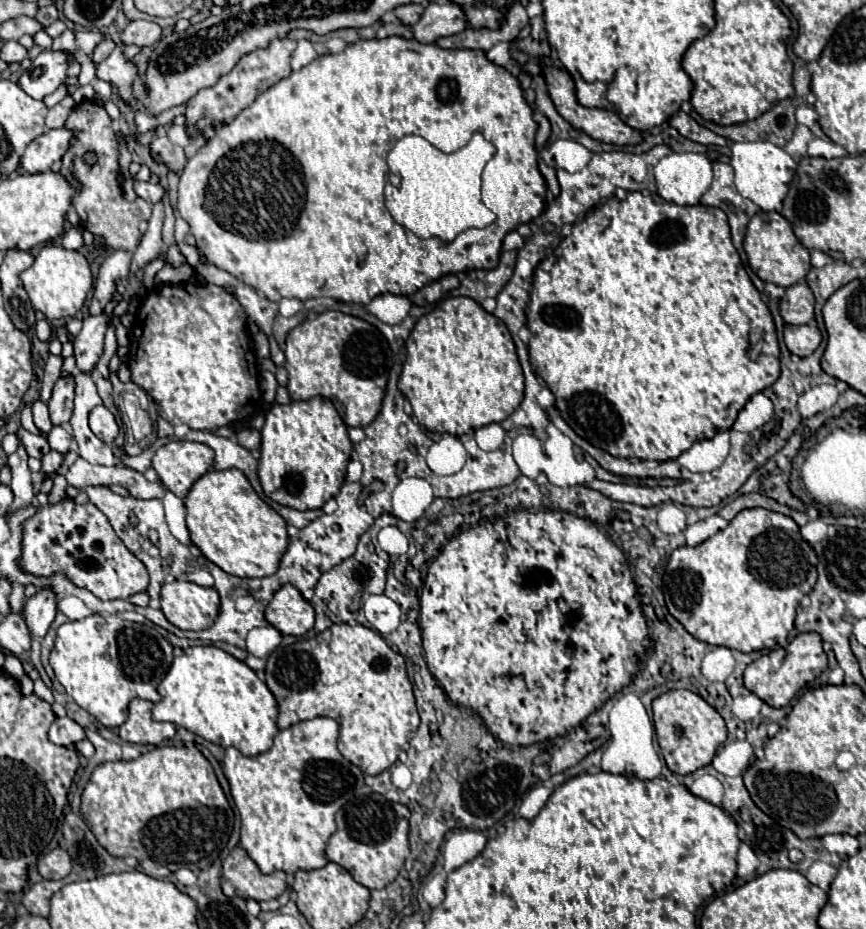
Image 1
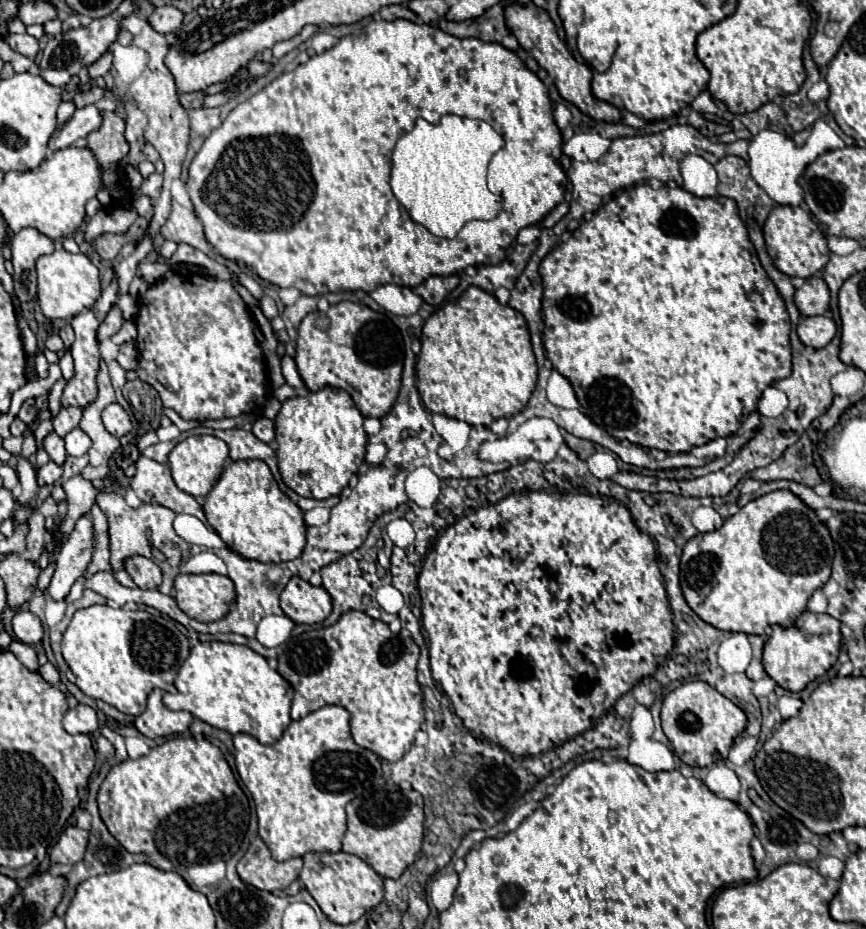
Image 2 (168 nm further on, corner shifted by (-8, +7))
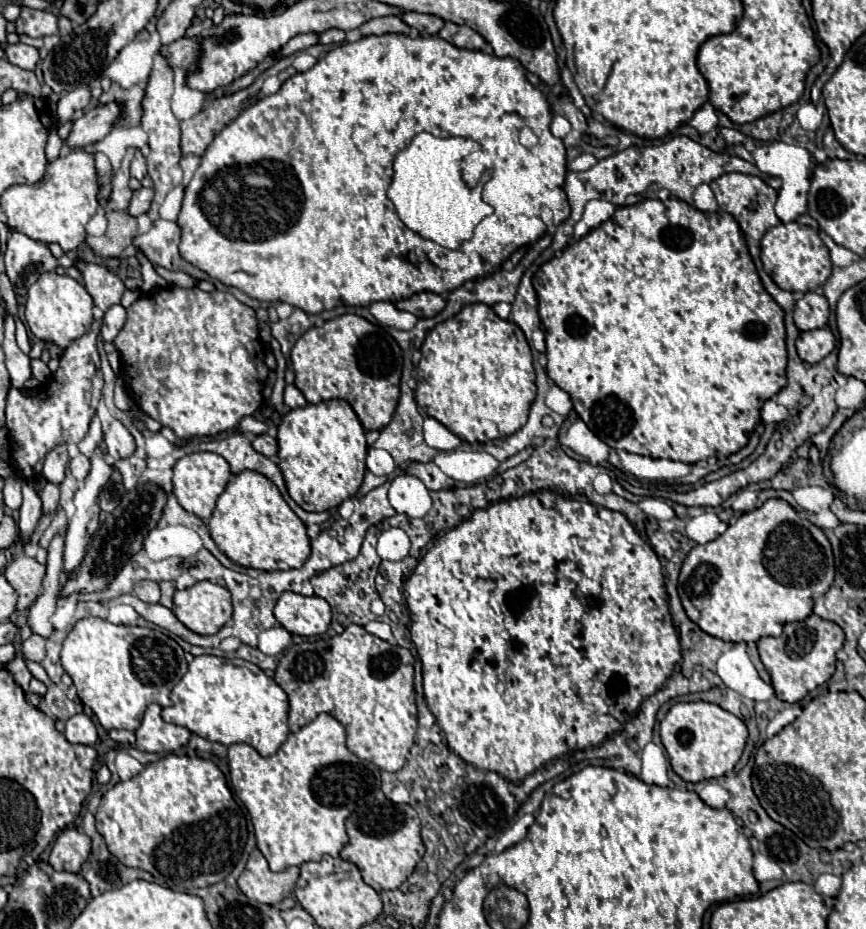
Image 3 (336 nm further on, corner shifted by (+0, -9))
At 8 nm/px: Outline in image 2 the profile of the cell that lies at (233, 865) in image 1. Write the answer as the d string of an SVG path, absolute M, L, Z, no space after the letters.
M255 838L251 840L245 856L239 860L237 874L241 876L241 880L245 880L245 884L251 884L259 890L281 892L299 876L301 866L301 858L291 858L285 862L273 860L263 840Z

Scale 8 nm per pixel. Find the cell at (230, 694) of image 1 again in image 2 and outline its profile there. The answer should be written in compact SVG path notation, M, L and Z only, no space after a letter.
M199 642L191 646L189 658L181 666L177 678L175 678L175 694L165 694L163 704L169 710L185 710L191 712L195 718L201 722L211 724L213 728L225 730L229 734L251 734L257 738L261 744L273 744L281 738L285 728L291 722L289 710L291 710L291 700L293 700L293 688L289 686L287 680L281 678L277 670L271 670L267 660L253 652L249 646L239 646L239 644L227 644L227 642Z

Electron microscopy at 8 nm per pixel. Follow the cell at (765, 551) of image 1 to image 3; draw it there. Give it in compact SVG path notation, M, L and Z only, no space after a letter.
M767 500L763 506L745 512L719 538L695 546L683 562L679 574L679 598L695 604L683 604L687 616L699 628L727 642L757 642L763 636L779 636L789 622L805 620L813 612L813 604L823 596L835 578L835 562L831 544L821 528L801 518L785 500Z

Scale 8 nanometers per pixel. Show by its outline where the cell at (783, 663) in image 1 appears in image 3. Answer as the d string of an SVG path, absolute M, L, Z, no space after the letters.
M811 614L809 618L793 624L785 624L783 634L777 638L765 636L757 642L761 662L771 674L771 682L777 698L785 702L799 702L807 692L827 682L836 669L836 652L843 648L845 632L831 620Z

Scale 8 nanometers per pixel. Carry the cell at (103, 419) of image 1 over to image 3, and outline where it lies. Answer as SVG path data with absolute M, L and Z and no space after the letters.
M113 420L111 426L109 426L109 432L105 434L103 438L105 446L107 446L107 452L115 458L115 460L121 460L121 458L127 458L135 452L135 438L131 436L131 432L119 422L119 420Z

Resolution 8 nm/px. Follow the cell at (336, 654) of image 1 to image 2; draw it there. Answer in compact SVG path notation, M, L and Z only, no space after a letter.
M351 610L351 612L345 612L345 614L343 614L333 626L329 626L329 628L309 630L309 632L303 632L301 636L297 636L297 638L287 640L285 646L283 646L283 650L281 650L281 656L277 658L277 662L279 662L279 664L277 664L277 672L279 672L279 674L293 686L293 690L295 690L295 698L293 698L293 706L291 706L291 718L293 718L293 720L299 720L299 718L307 716L309 712L315 712L315 710L319 710L319 708L325 706L325 704L343 706L343 708L349 710L349 714L351 714L351 736L353 736L355 744L361 746L361 748L365 748L365 750L375 752L379 758L383 758L383 760L387 760L387 762L397 762L397 760L401 760L401 758L405 756L405 752L411 748L411 744L413 744L413 740L415 740L415 732L417 732L417 730L421 728L421 724L423 724L423 694L421 694L421 686L419 686L419 682L417 682L417 672L415 672L417 660L419 660L419 648L417 648L417 644L411 640L411 636L405 636L405 634L397 634L397 636L395 636L385 622L373 620L373 618L369 618L365 612L355 612L355 610Z

